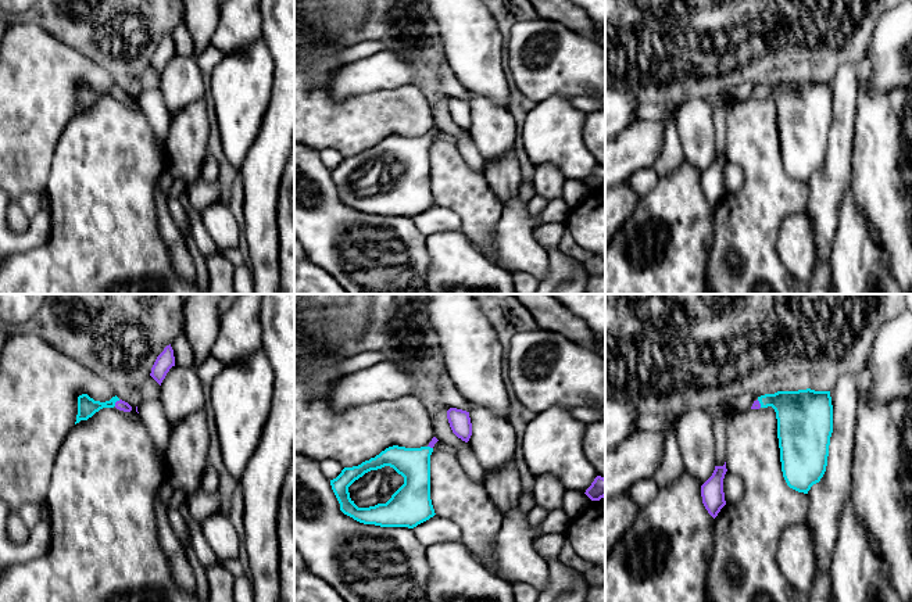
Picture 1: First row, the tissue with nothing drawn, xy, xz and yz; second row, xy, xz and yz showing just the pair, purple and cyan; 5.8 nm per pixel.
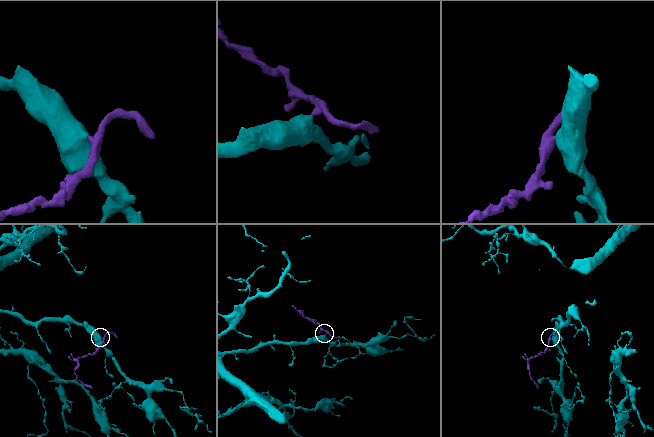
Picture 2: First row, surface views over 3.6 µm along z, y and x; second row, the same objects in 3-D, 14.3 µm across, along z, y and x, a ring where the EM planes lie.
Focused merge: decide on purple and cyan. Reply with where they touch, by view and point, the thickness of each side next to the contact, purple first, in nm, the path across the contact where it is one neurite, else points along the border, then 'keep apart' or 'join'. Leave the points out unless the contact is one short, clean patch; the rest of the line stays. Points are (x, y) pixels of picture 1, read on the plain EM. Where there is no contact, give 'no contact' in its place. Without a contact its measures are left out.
xy (115, 92) | 60/110 nm | across xy (121, 95), (115, 92), (88, 96) | join

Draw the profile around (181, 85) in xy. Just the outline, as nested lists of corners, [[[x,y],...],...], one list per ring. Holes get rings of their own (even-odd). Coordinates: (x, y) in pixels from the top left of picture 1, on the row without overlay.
[[[172,55],[161,72],[160,92],[169,115],[204,98],[203,74],[194,55]]]

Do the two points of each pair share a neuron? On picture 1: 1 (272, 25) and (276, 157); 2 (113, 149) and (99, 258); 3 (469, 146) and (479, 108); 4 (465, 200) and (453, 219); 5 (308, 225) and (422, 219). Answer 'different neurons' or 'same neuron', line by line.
1: same neuron
2: same neuron
3: different neurons
4: different neurons
5: different neurons

